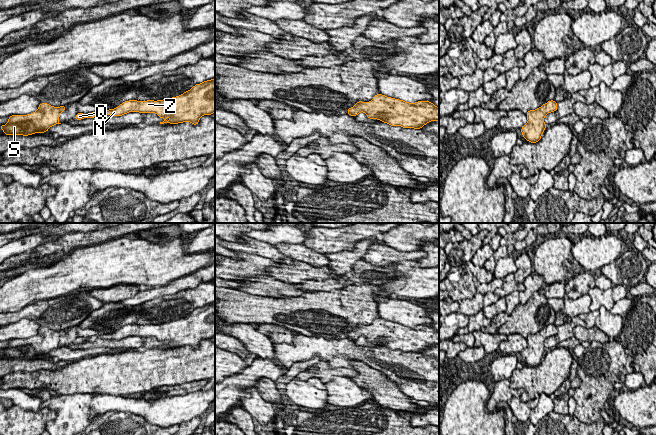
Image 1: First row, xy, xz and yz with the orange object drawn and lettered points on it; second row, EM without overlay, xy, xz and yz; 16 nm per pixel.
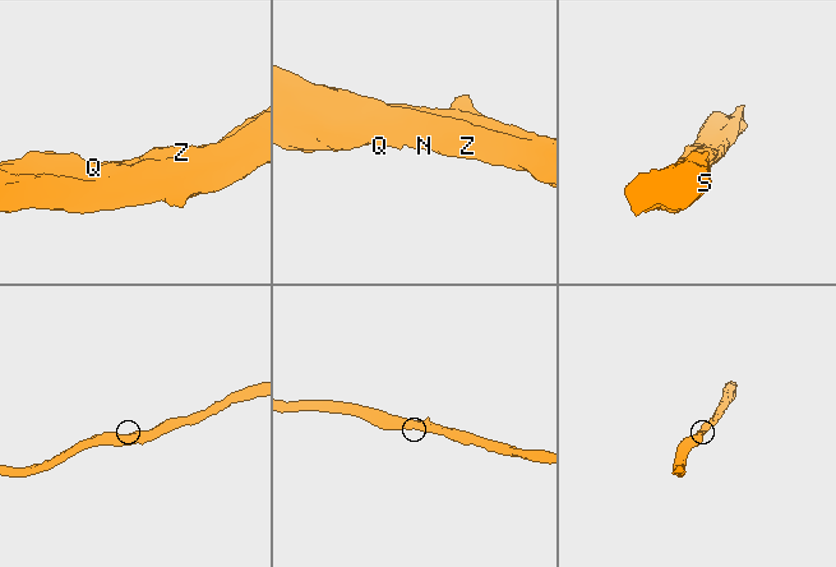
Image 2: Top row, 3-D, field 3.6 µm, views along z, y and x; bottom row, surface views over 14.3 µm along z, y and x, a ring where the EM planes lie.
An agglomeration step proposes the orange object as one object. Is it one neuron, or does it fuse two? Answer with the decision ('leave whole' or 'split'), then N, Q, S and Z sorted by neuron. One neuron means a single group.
leave whole; N Q S Z

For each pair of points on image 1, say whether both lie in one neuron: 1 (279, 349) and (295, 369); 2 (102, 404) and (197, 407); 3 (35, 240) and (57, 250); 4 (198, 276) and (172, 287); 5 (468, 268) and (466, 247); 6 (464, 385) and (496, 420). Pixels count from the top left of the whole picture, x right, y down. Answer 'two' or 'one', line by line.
1: two
2: one
3: two
4: one
5: two
6: one

